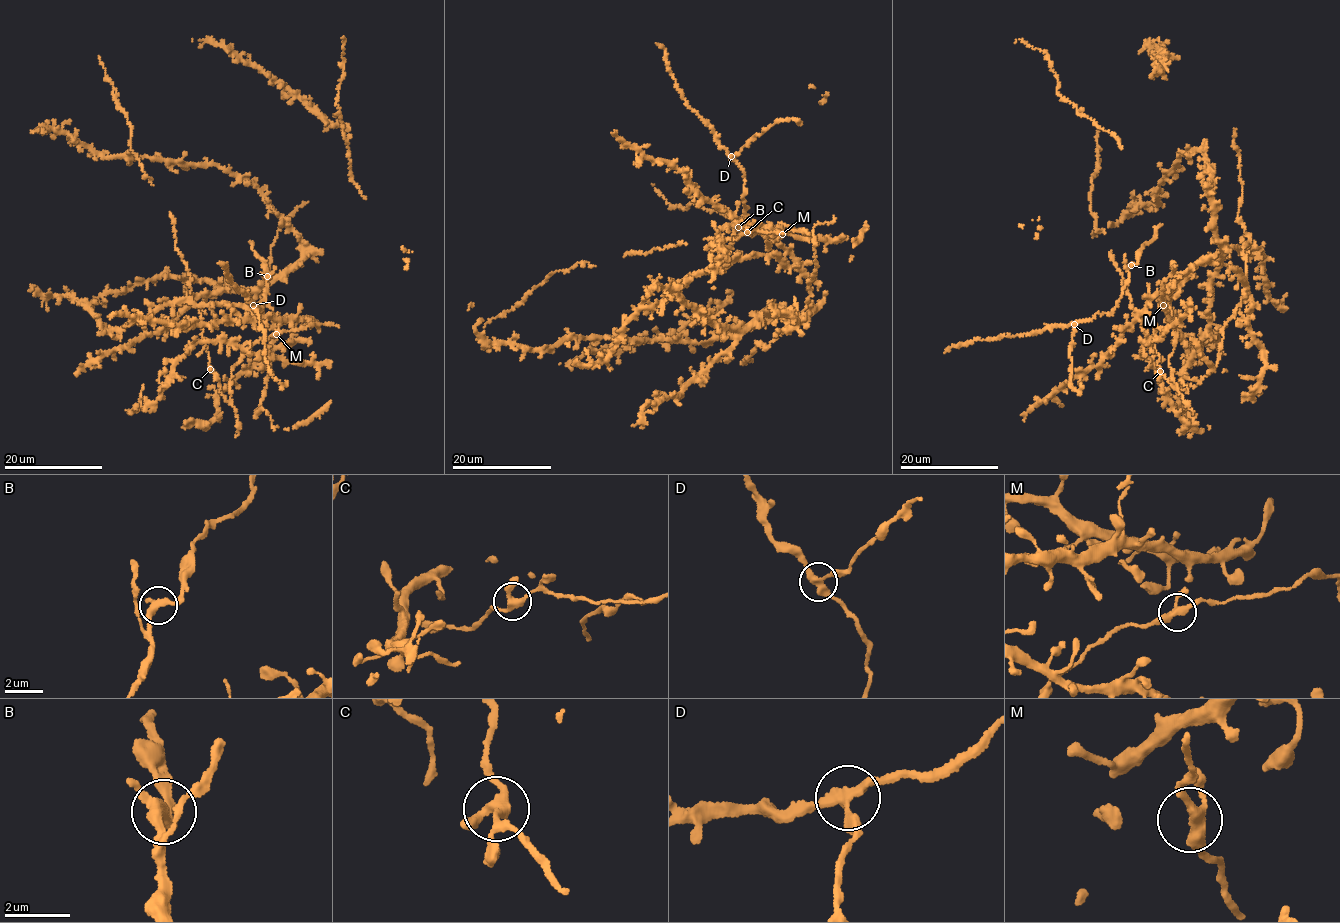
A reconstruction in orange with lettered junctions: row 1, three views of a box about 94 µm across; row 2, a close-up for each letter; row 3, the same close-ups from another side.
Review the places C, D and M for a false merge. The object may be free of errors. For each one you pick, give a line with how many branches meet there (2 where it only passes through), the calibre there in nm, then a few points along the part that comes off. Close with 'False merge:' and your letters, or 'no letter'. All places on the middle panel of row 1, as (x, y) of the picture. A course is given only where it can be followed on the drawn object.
D: 3 | 280 nm | (731, 156), (744, 175), (746, 216), (738, 224), (739, 233), (714, 278)
False merge: D

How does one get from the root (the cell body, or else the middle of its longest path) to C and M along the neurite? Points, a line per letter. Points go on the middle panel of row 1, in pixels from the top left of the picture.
C: (753, 254), (796, 264), (781, 247), (782, 236), (768, 246), (766, 237), (783, 232), (747, 232)
M: (753, 254), (779, 258), (793, 266), (796, 264), (791, 255), (779, 244), (782, 234)

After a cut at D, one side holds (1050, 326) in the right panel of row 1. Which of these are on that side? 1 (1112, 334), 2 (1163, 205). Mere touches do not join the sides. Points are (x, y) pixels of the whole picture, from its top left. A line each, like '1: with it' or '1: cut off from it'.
1: cut off from it
2: cut off from it

